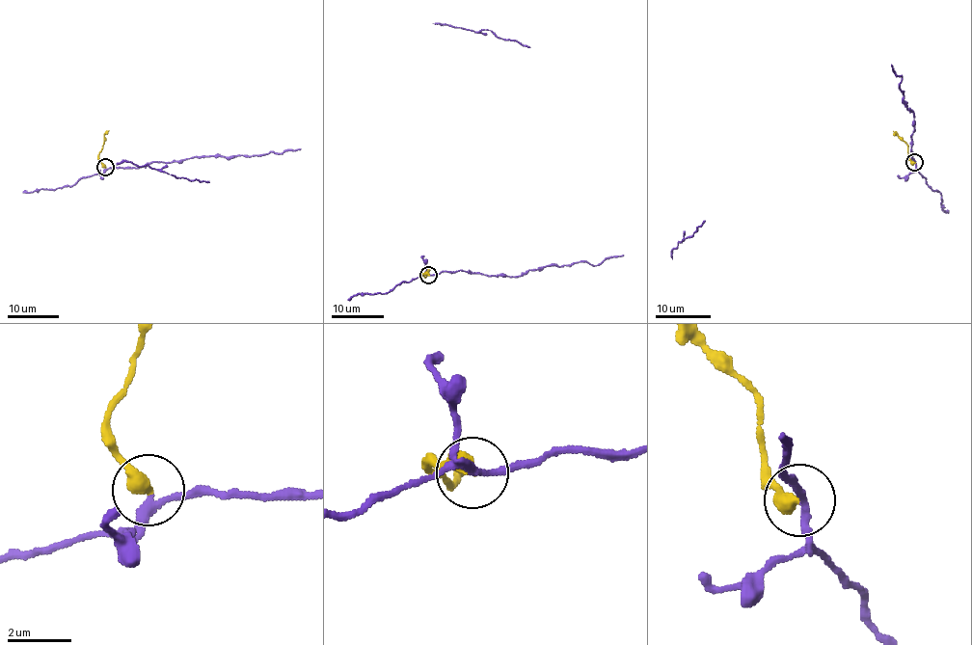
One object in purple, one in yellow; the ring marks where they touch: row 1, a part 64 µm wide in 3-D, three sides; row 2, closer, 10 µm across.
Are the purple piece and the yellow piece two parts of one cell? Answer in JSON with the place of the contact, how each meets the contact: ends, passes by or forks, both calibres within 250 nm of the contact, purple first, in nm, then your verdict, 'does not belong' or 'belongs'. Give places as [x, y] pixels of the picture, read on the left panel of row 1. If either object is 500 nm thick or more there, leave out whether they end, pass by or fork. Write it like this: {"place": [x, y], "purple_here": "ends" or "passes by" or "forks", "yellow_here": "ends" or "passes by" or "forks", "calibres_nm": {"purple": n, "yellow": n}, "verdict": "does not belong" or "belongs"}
{"place": [105, 167], "purple_here": "passes by", "yellow_here": "ends", "calibres_nm": {"purple": 200, "yellow": 480}, "verdict": "does not belong"}

